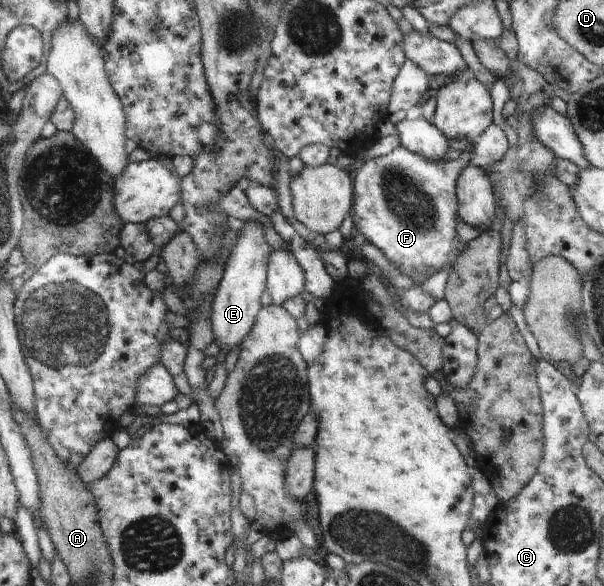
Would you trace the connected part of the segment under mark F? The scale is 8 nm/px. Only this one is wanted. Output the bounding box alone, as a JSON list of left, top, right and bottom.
[351,145,469,278]

